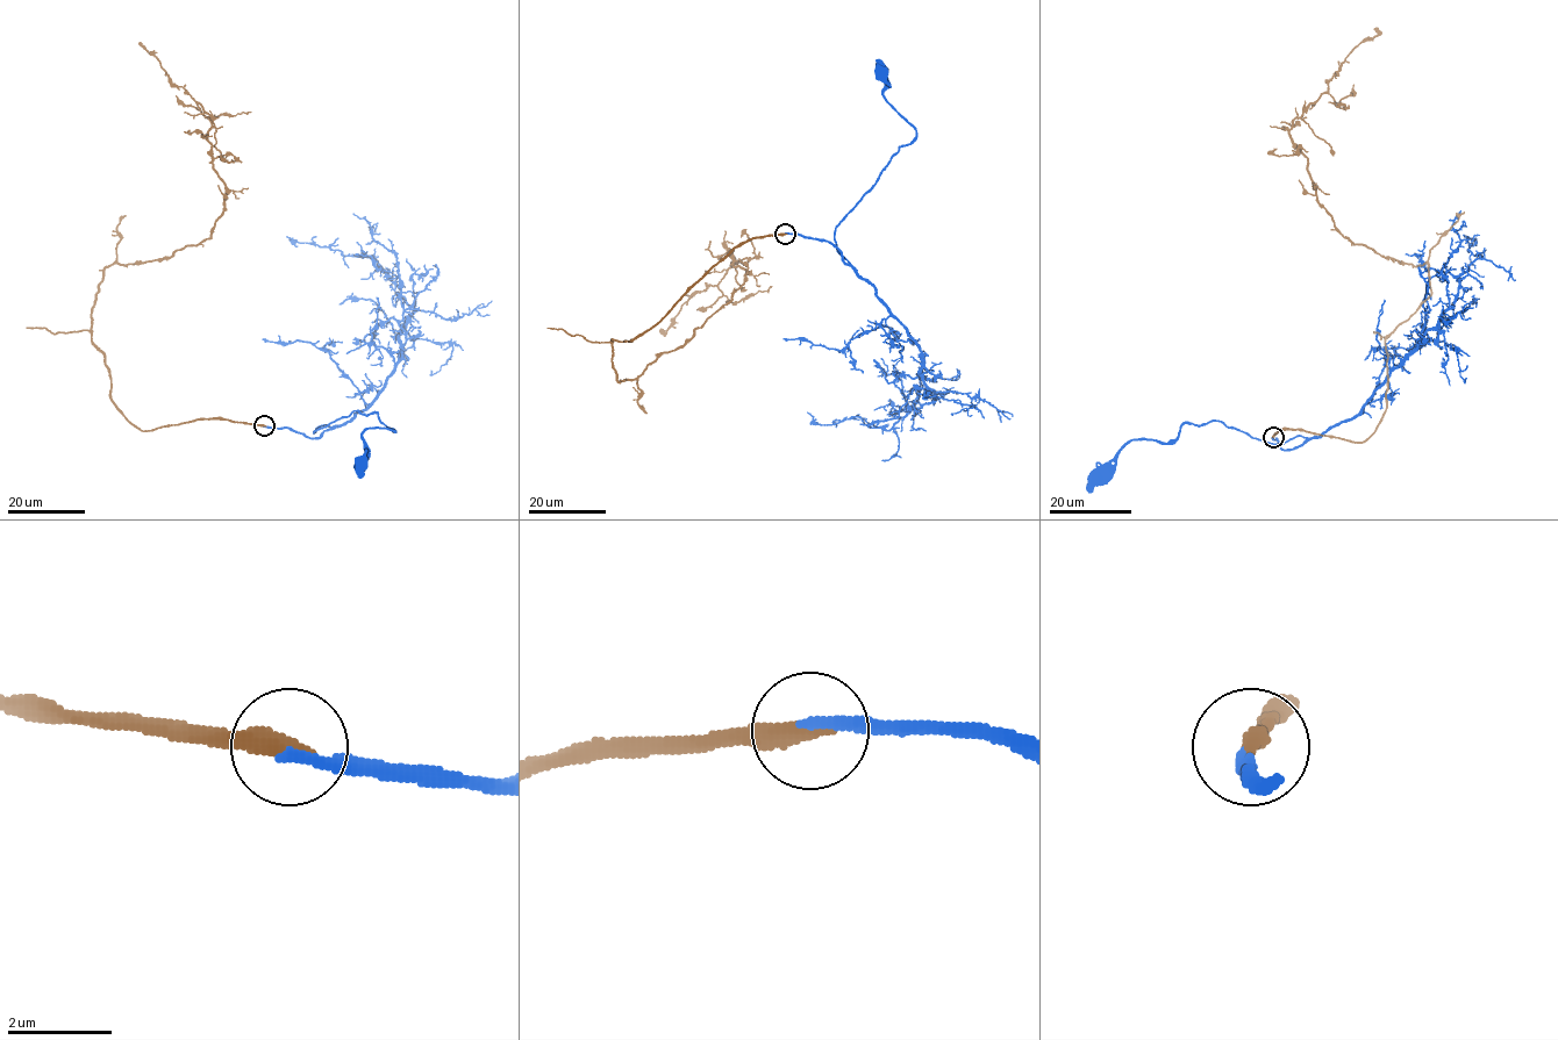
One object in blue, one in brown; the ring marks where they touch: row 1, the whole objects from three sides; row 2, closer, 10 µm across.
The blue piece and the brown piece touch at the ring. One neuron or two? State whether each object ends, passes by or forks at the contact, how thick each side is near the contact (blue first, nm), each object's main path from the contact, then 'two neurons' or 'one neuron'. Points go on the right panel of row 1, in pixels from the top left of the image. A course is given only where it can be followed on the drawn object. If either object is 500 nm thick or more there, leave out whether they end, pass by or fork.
blue ends; brown ends; calibres 220 and 400 nm; course blue (1272, 436), (1284, 450), (1306, 438), (1265, 443), (1220, 421), (1184, 423), (1169, 444), (1131, 439), (1100, 475); course brown (1272, 436), (1362, 443), (1387, 408), (1385, 339), (1431, 293), (1426, 263), (1335, 226), (1290, 133), (1377, 27); one neuron

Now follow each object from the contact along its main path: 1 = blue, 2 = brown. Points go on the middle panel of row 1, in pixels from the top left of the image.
1: (784, 234), (826, 241), (851, 264), (836, 248), (836, 227), (916, 136), (883, 95), (881, 72)
2: (784, 234), (740, 242), (649, 330), (612, 338), (619, 382), (729, 301), (747, 272), (733, 252), (659, 331)

